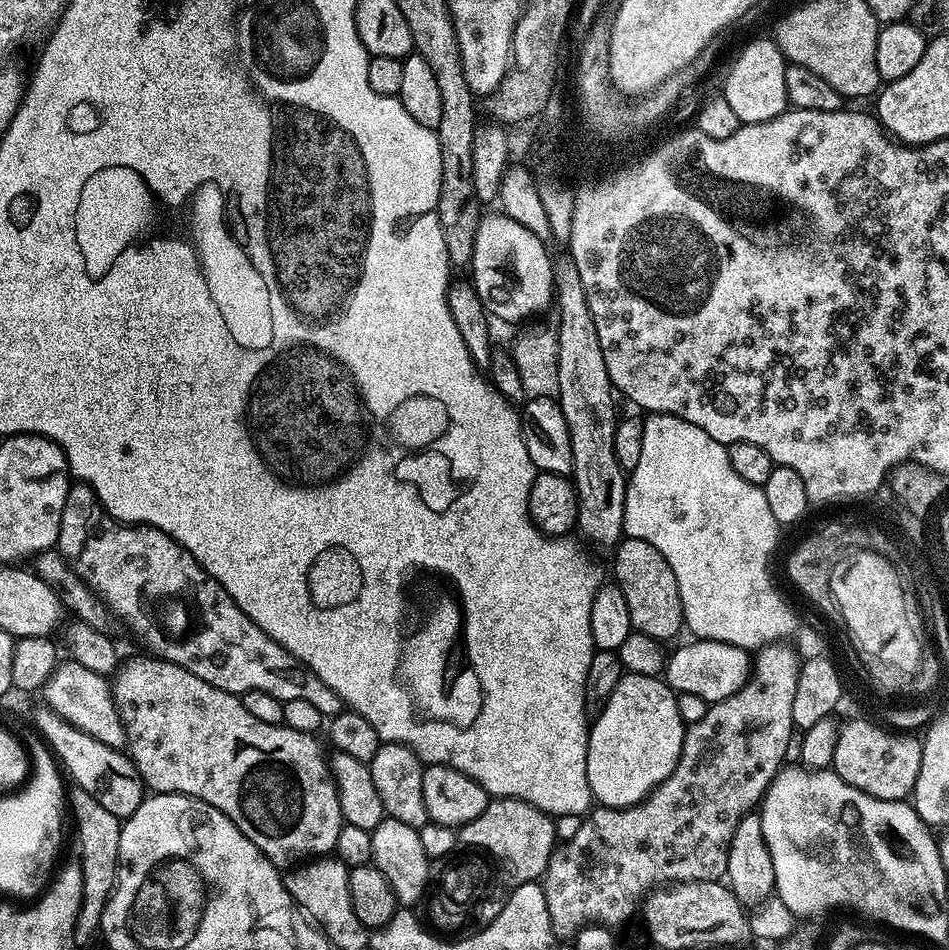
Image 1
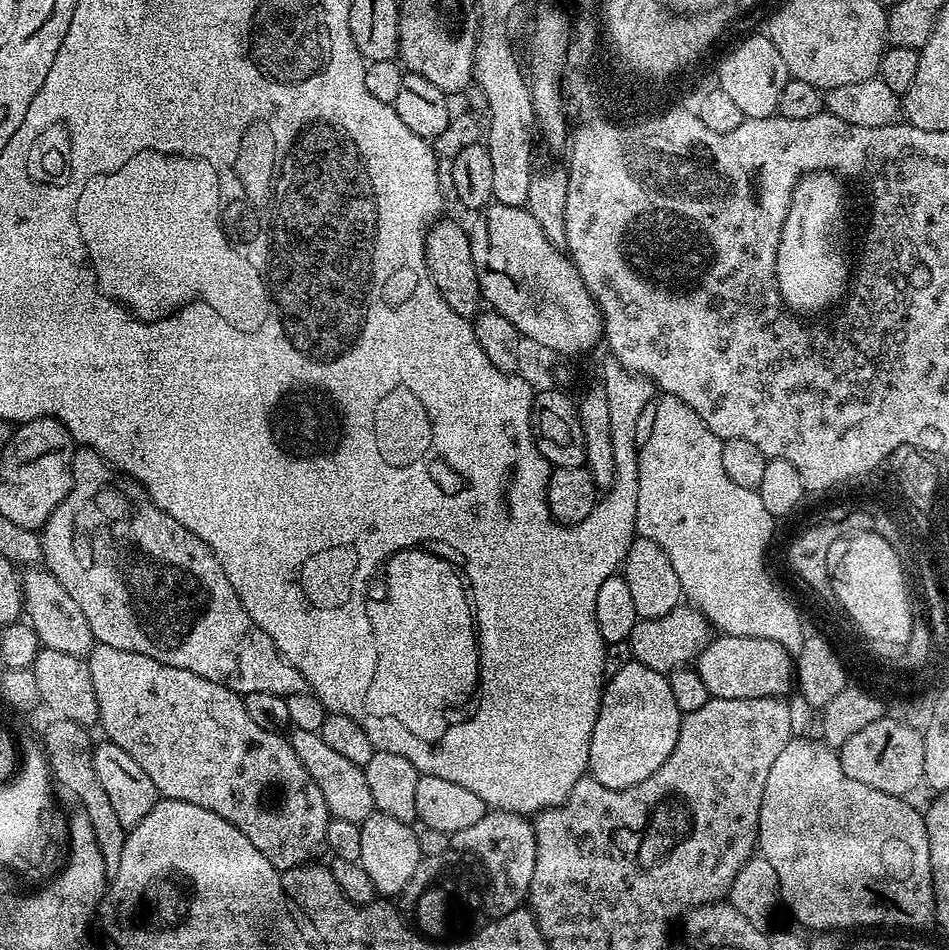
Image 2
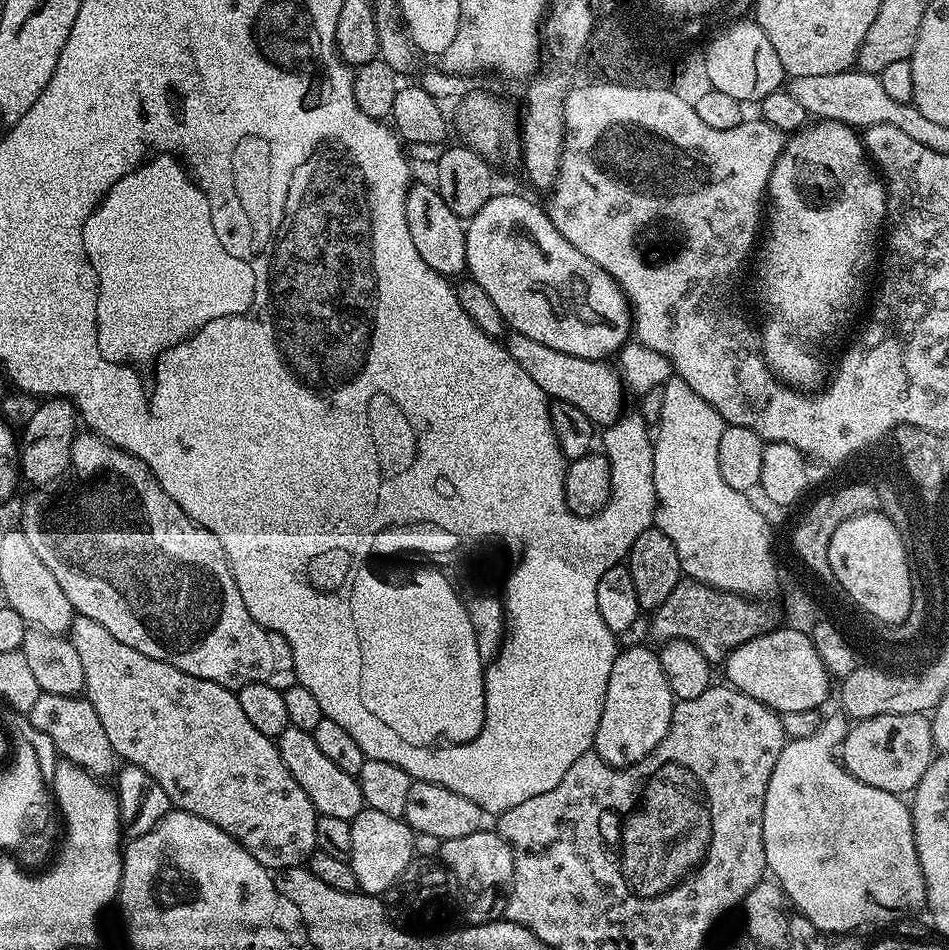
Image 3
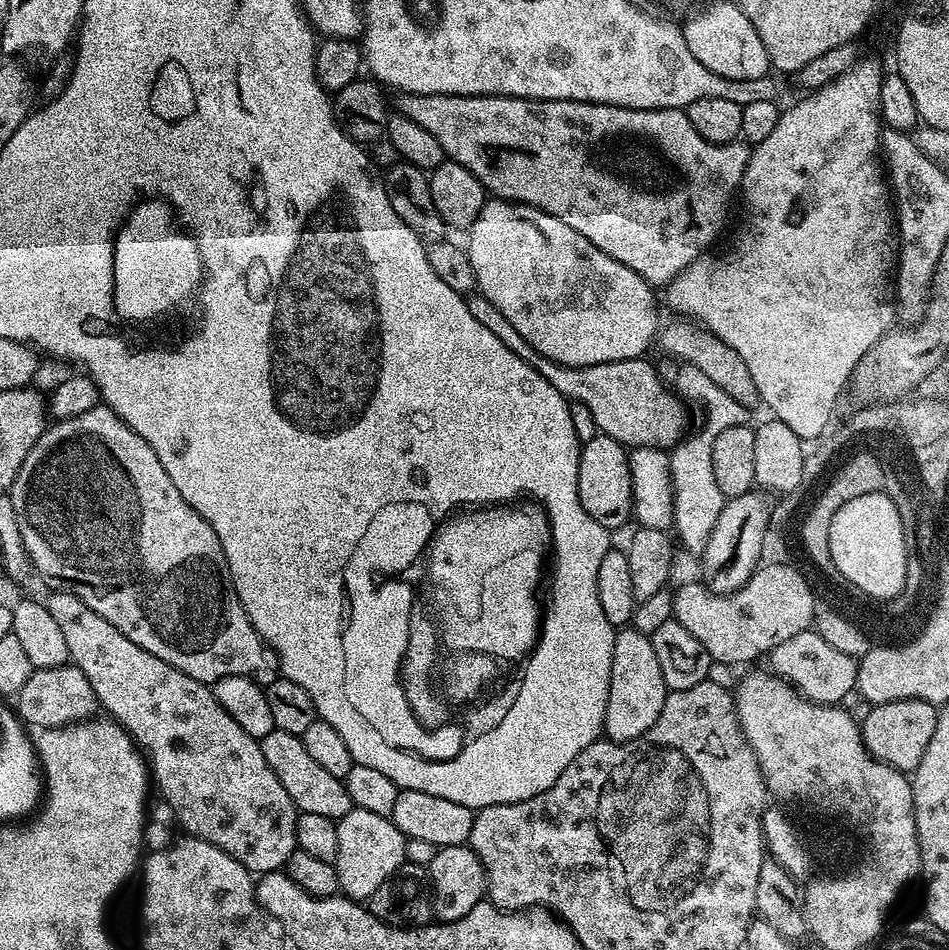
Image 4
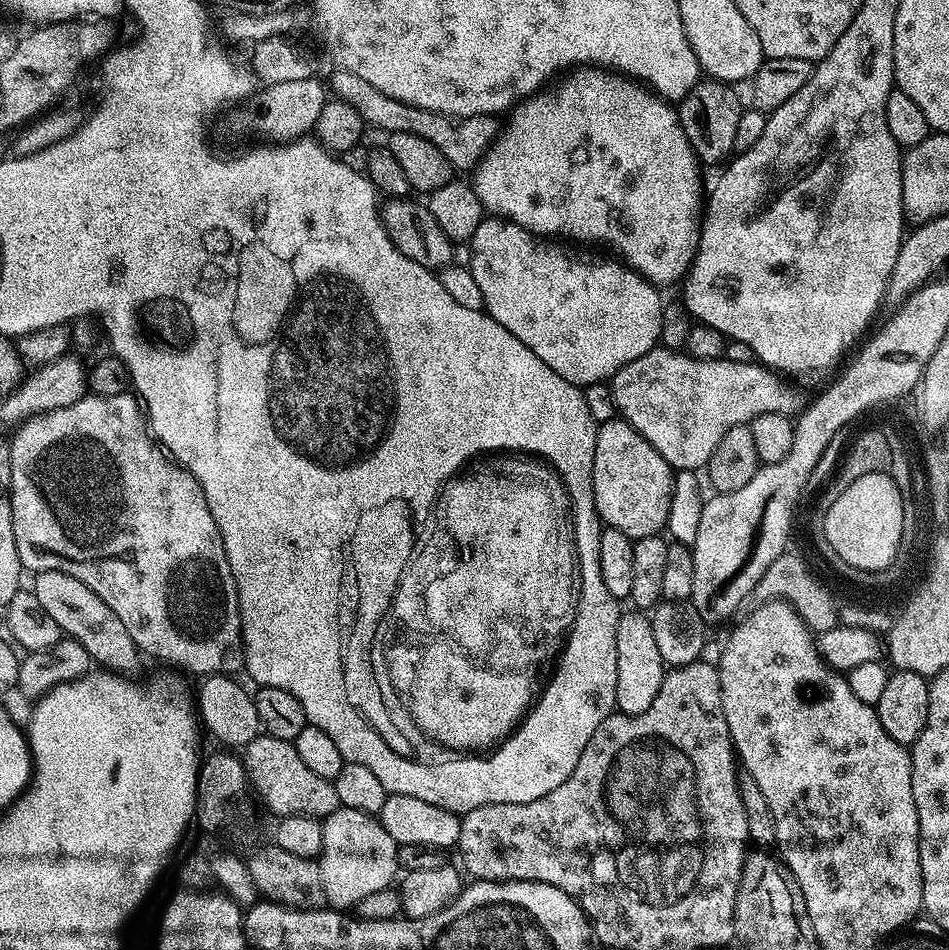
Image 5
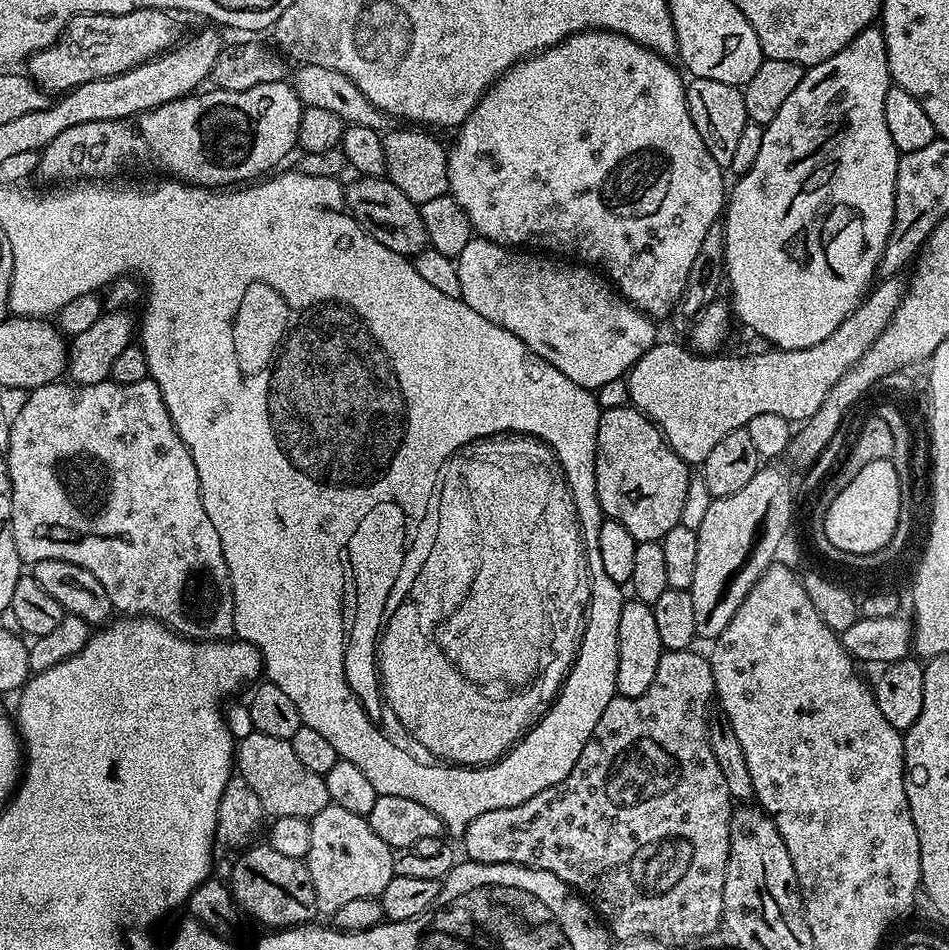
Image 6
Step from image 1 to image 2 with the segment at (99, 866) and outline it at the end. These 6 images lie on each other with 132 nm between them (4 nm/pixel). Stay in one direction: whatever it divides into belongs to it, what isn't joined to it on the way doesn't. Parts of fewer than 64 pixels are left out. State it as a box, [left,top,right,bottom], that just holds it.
[42,719,126,874]

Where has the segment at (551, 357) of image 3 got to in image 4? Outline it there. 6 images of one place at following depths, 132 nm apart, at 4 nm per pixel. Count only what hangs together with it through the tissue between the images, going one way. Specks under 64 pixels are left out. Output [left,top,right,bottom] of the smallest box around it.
[467,294,688,450]

